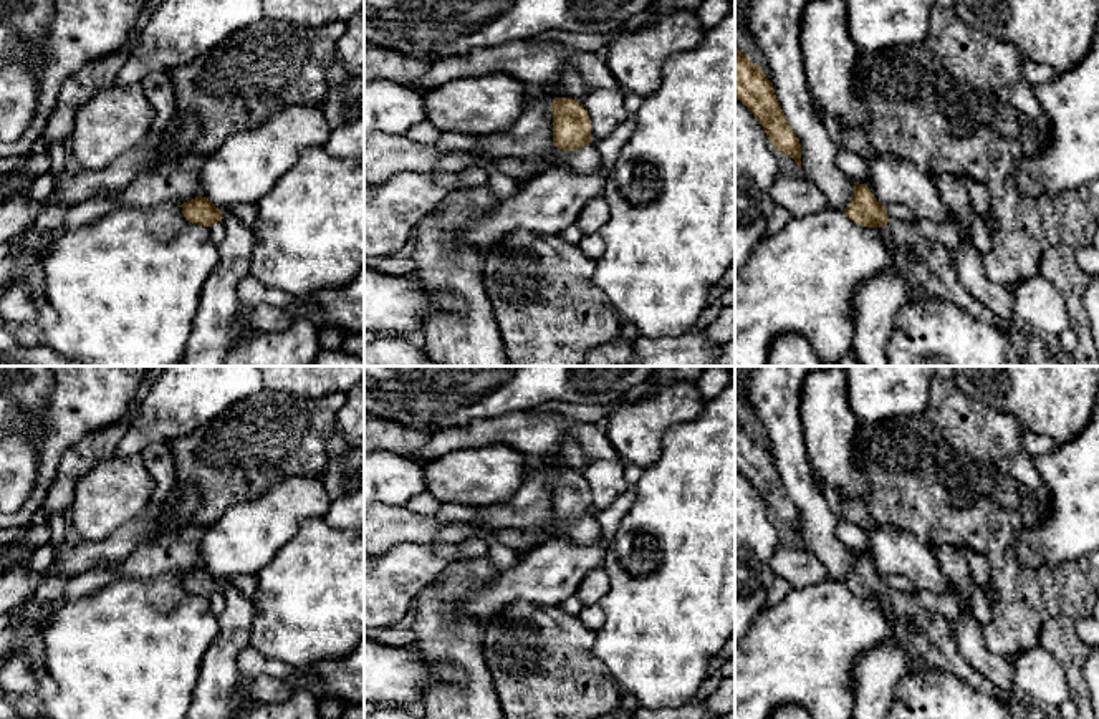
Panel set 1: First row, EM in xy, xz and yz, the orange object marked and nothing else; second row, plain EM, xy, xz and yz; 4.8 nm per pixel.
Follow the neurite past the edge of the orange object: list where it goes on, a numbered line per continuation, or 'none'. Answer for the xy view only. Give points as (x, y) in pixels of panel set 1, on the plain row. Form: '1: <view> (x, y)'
1: xy (217, 602)

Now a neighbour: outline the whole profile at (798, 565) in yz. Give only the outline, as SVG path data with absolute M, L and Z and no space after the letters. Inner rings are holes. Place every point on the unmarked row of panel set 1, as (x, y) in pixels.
M778 545L773 557L773 572L791 586L803 588L818 585L828 578L823 563L808 548Z

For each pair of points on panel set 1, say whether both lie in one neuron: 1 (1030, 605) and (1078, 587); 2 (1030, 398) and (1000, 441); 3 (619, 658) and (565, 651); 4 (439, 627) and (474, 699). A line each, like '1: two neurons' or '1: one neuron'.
1: one neuron
2: two neurons
3: two neurons
4: one neuron

